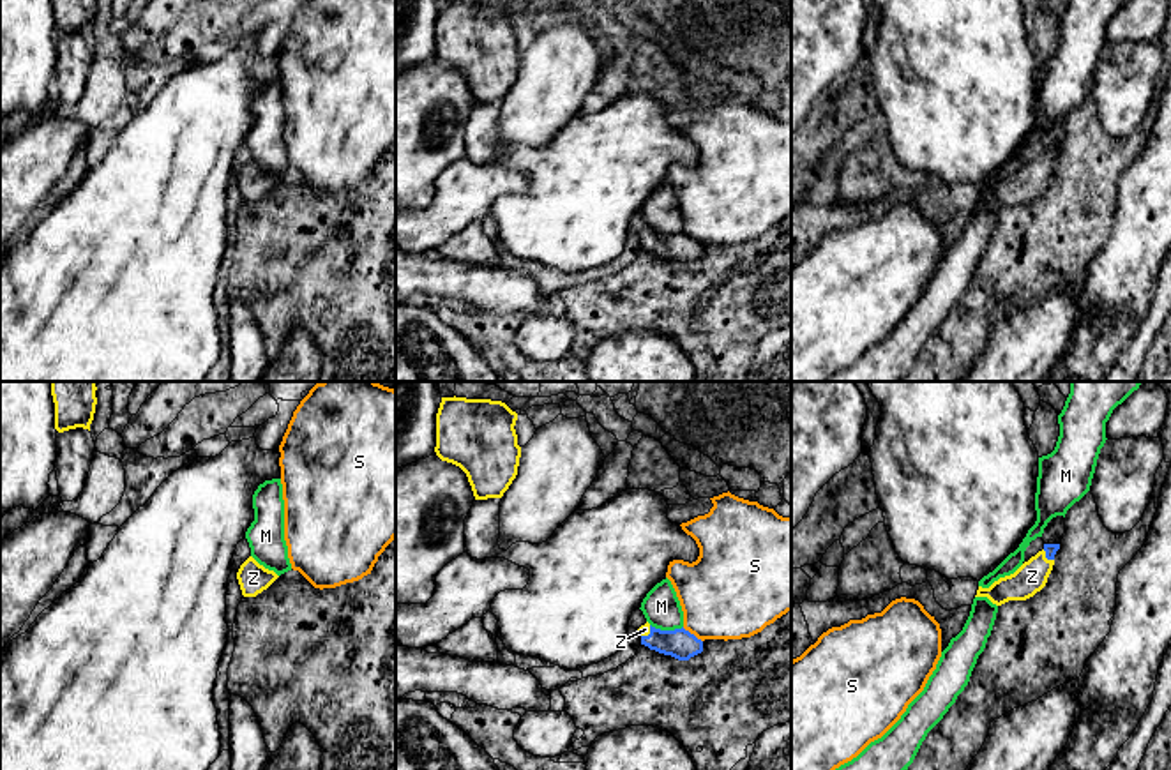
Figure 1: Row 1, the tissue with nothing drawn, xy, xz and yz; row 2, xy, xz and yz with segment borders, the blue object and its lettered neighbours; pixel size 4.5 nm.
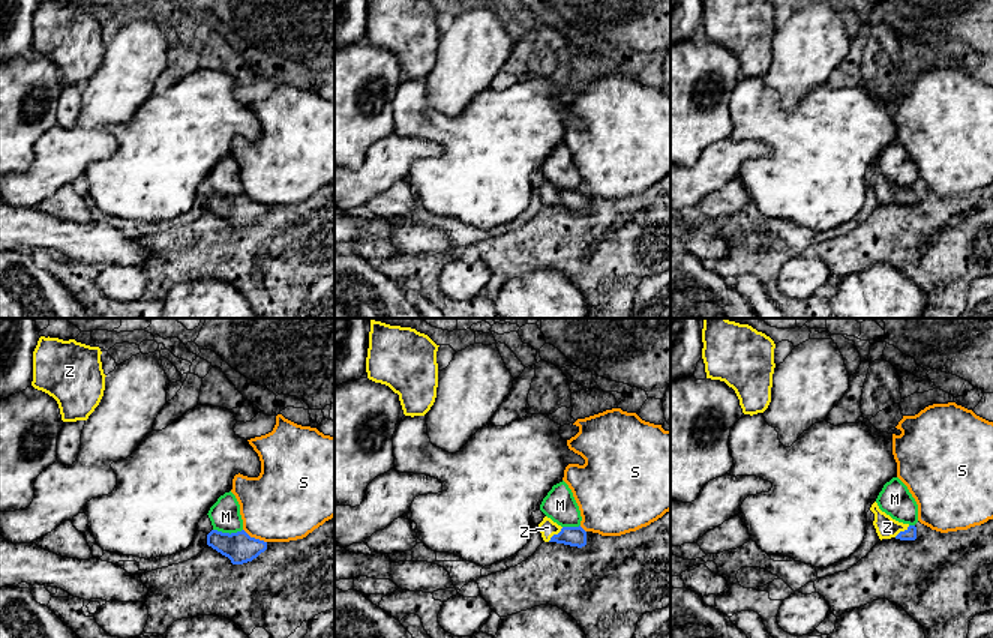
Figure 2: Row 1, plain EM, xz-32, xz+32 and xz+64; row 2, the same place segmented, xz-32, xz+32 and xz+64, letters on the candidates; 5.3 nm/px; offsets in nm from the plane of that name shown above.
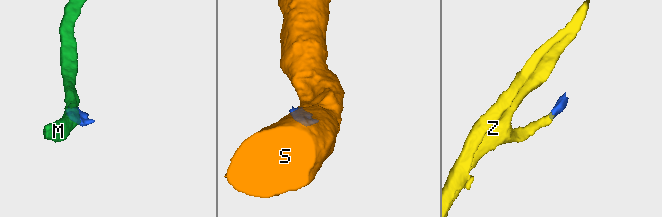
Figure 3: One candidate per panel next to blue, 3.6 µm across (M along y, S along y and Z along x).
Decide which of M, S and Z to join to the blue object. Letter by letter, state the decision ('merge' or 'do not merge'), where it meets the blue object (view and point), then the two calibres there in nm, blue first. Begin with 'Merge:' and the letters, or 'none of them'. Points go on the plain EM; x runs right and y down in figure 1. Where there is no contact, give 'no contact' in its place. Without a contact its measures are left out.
Merge: Z
M: do not merge | xz (666, 235) | 140/170 nm
S: do not merge | xz (693, 239) | 140/420 nm
Z: merge | yz (1046, 161) | 50/140 nm

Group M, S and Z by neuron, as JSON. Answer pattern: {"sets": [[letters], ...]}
{"sets": [["M", "S"], ["Z"]]}

